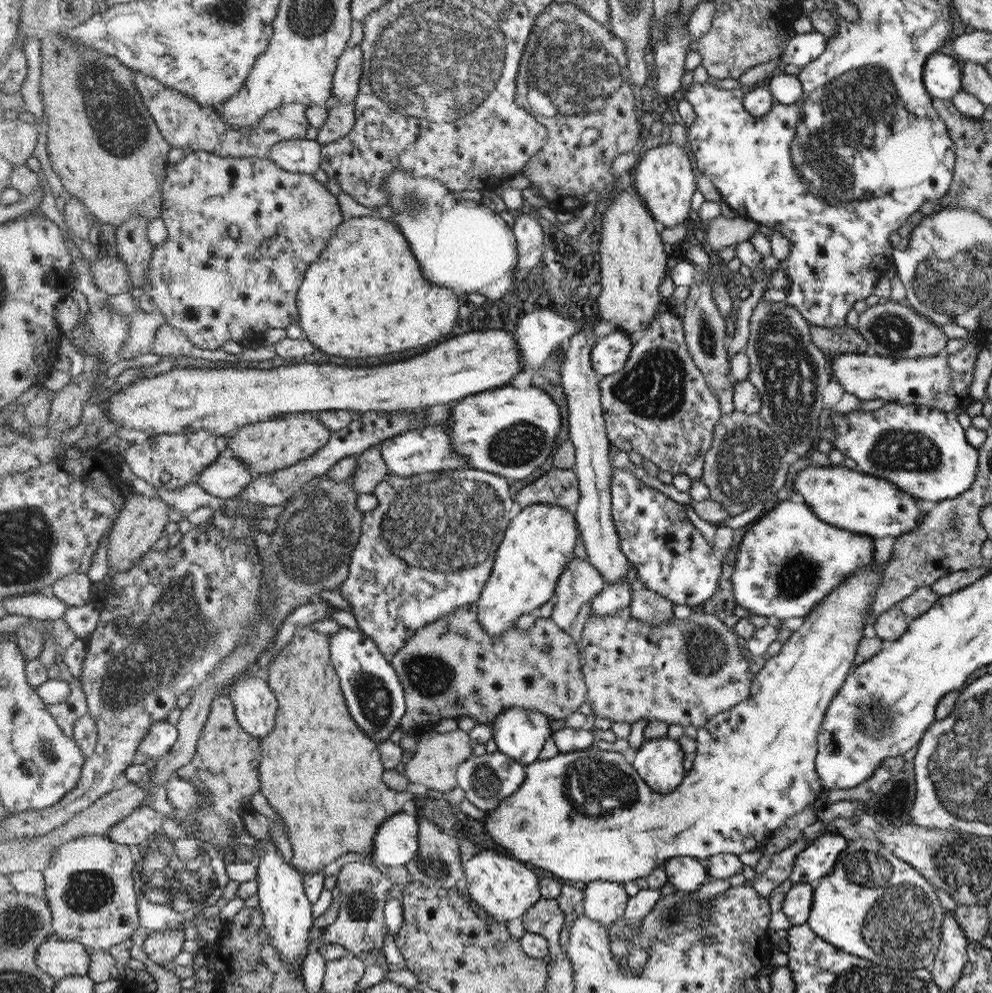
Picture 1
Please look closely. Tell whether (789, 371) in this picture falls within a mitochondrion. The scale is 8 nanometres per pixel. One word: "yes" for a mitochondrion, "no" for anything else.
yes

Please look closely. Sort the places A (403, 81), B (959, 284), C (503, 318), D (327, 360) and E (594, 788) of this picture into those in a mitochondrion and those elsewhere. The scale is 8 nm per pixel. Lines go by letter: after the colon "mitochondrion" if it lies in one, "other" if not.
A: mitochondrion
B: mitochondrion
C: other
D: other
E: mitochondrion

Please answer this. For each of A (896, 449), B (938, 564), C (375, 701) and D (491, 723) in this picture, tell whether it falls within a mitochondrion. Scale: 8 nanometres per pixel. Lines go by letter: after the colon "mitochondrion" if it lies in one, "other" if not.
A: mitochondrion
B: other
C: mitochondrion
D: other

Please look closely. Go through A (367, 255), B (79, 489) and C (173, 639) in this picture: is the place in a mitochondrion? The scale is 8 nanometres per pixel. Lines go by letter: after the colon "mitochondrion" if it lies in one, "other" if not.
A: other
B: other
C: mitochondrion

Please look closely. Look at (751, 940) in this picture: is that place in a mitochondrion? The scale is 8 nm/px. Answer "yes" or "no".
no

